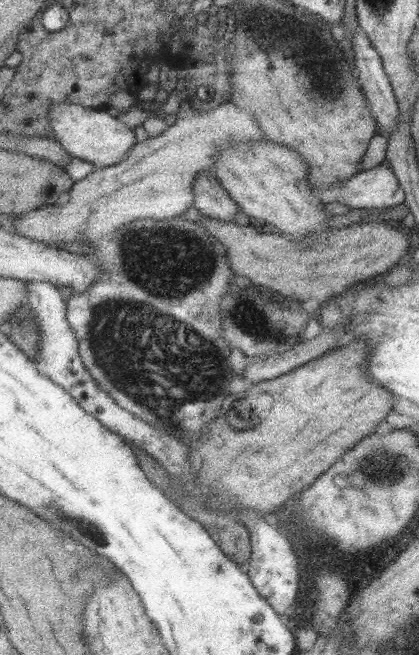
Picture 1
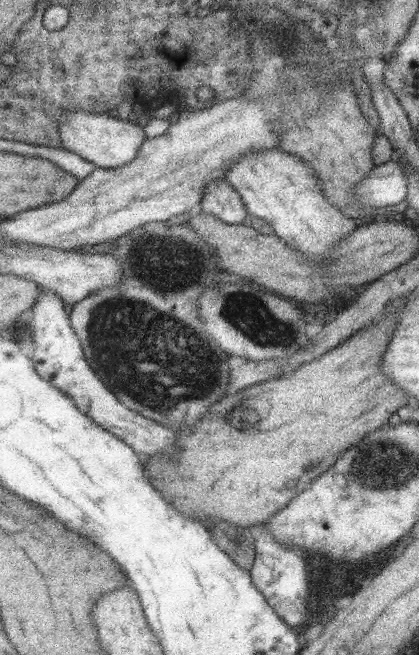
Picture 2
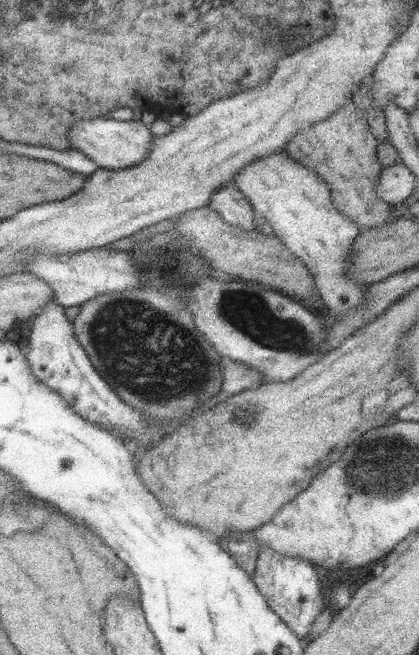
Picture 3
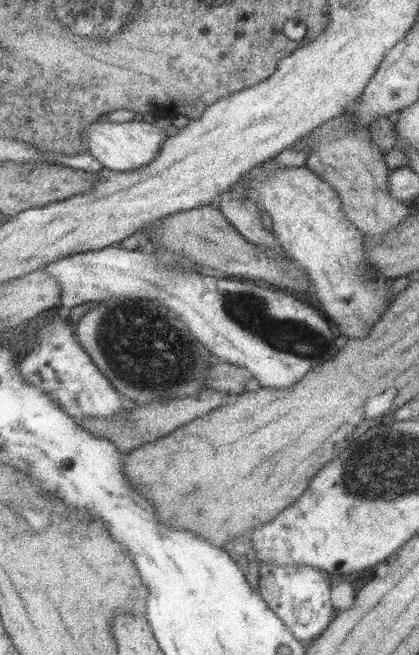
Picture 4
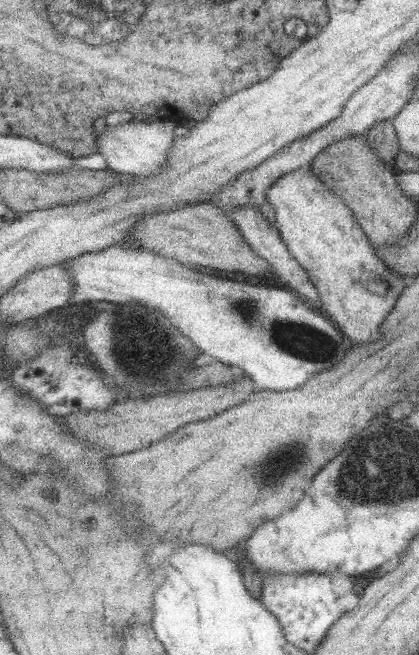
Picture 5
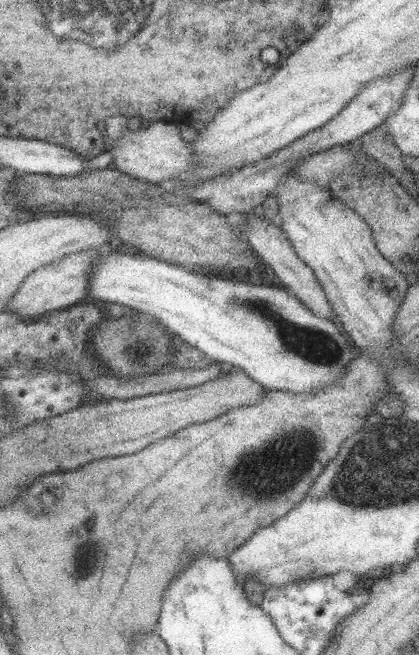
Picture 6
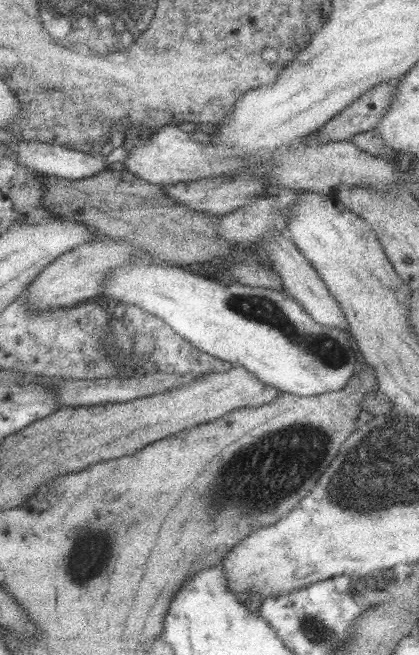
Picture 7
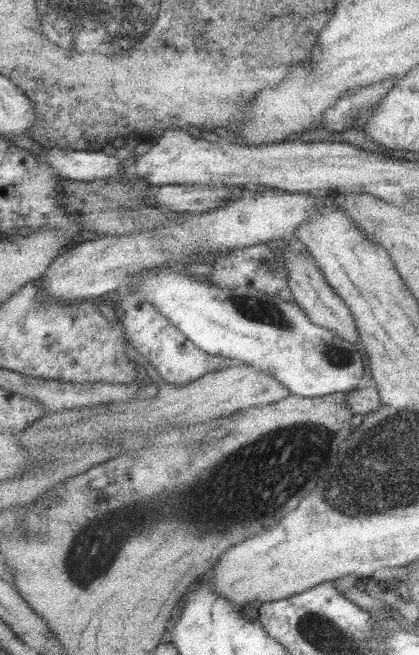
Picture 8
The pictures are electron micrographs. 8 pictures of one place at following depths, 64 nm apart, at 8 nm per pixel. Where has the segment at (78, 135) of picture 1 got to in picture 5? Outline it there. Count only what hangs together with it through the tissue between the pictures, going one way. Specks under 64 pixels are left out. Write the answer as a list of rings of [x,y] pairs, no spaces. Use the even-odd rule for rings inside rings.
[[[151,120],[150,123],[145,122],[125,122],[125,124],[119,124],[119,126],[105,127],[101,133],[96,133],[94,141],[96,142],[96,153],[100,154],[106,162],[106,168],[110,169],[114,173],[127,175],[139,175],[147,176],[154,175],[166,161],[166,154],[168,153],[169,147],[172,147],[174,143],[173,128],[177,124],[173,121],[168,120]]]

